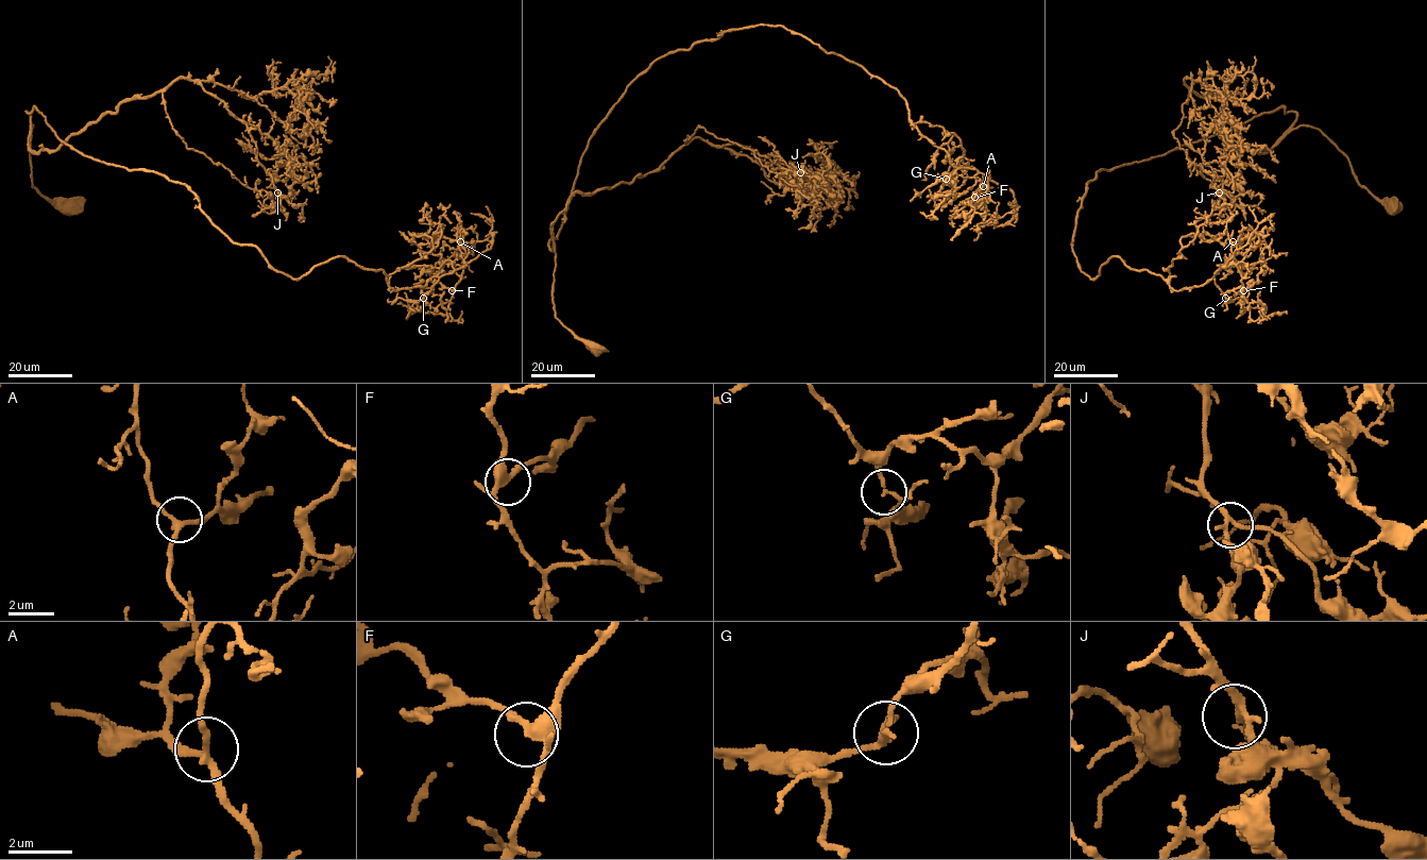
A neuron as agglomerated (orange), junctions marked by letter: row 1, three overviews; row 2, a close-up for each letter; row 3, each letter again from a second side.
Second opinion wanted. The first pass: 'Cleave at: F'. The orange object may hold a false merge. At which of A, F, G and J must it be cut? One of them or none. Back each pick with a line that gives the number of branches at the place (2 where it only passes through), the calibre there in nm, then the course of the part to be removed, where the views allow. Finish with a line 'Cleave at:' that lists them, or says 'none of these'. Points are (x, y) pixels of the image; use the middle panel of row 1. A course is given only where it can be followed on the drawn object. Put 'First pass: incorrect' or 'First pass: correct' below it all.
Cleave at: none of these
First pass: incorrect

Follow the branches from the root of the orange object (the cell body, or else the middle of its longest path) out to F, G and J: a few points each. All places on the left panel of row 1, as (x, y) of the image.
F: (71, 206), (32, 186), (35, 106), (292, 279), (464, 264), (452, 290)
G: (71, 206), (32, 186), (35, 106), (292, 279), (344, 256), (395, 290), (437, 276), (423, 298)
J: (71, 206), (32, 186), (32, 125), (30, 149), (56, 150), (123, 102), (181, 78), (245, 124), (277, 192)

